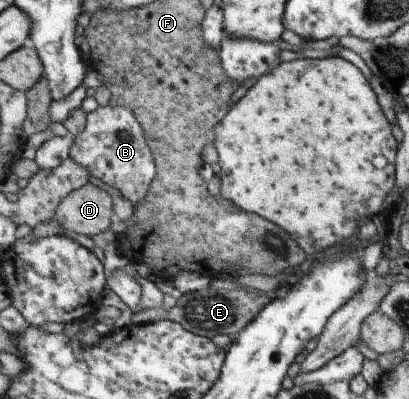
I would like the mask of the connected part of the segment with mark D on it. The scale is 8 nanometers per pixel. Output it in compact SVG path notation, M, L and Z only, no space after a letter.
M87 184L80 190L74 191L68 195L58 207L56 211L56 221L66 230L75 231L88 237L103 233L111 227L111 223L115 222L113 209L113 199L107 191L95 187L95 185Z

